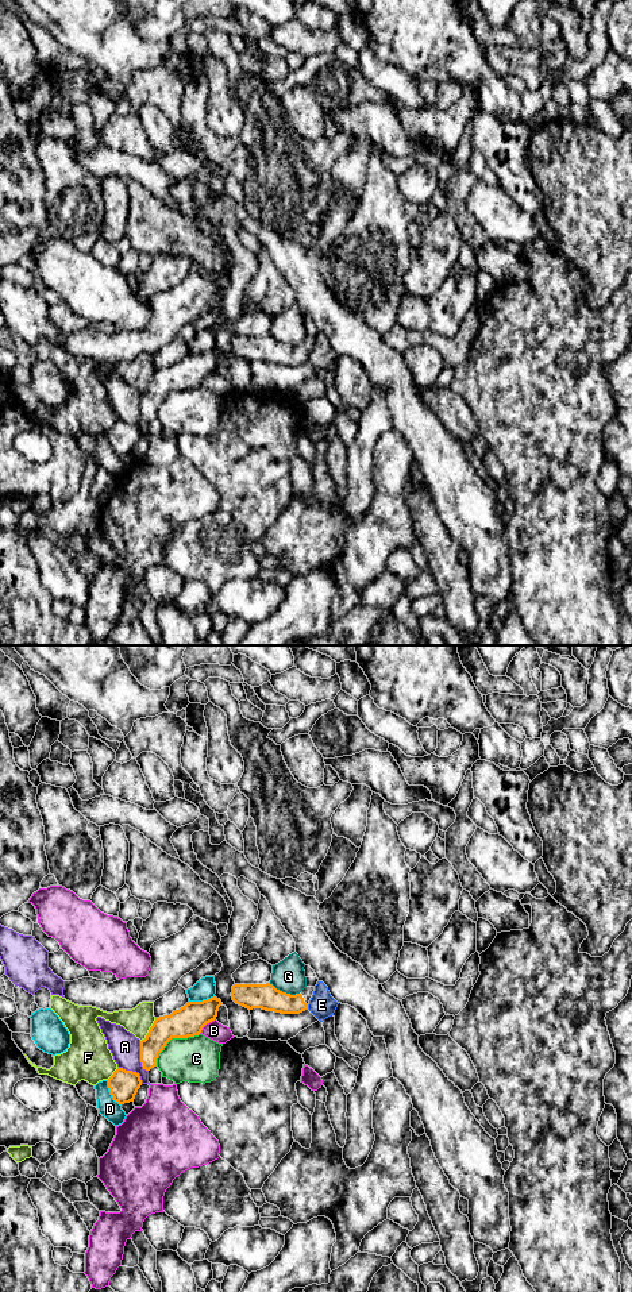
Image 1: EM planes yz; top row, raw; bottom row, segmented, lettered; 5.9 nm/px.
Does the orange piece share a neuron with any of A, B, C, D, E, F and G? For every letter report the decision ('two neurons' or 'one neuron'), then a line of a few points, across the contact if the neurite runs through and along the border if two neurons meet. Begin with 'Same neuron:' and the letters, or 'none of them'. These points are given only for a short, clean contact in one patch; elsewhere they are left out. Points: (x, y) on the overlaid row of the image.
Same neuron: none of them
A: two neurons
B: two neurons
C: two neurons
D: two neurons
E: two neurons; line yz (307, 1005), (308, 1009)
F: two neurons
G: two neurons; line yz (269, 983), (282, 991), (299, 994)

